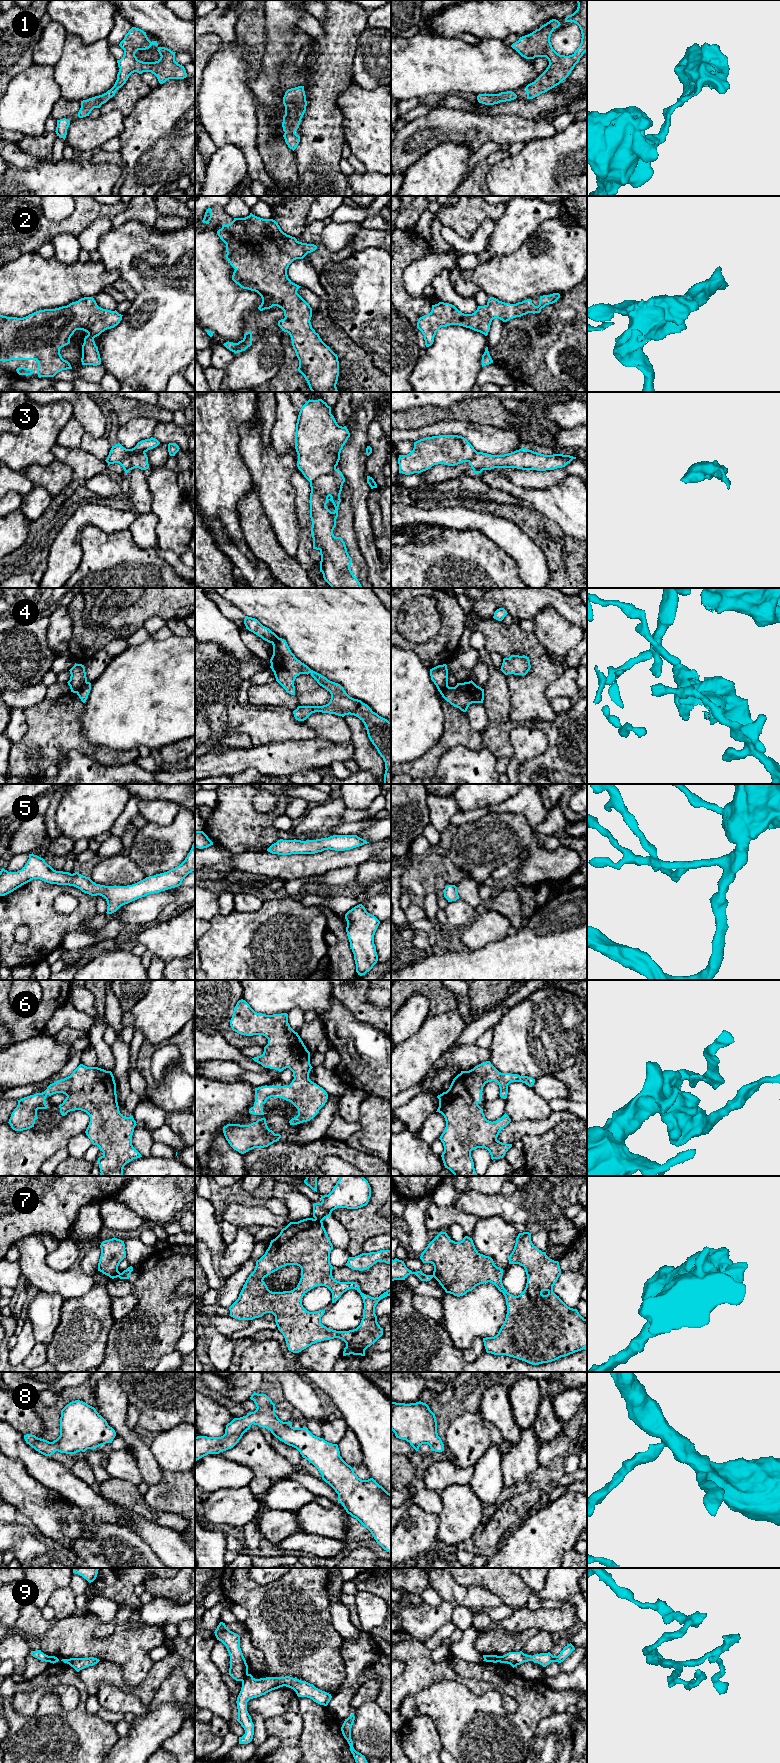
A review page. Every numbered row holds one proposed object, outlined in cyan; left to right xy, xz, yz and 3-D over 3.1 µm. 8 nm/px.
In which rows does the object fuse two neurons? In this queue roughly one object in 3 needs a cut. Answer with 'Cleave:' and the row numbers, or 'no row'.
Cleave: 3, 4, 7, 9

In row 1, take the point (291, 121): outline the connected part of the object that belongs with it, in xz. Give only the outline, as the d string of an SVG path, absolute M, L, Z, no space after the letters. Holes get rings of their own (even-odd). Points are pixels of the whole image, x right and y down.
M304 86L288 89L283 97L285 115L282 127L286 144L293 151L300 142L300 136L295 132L299 128L301 119L306 111L307 101Z

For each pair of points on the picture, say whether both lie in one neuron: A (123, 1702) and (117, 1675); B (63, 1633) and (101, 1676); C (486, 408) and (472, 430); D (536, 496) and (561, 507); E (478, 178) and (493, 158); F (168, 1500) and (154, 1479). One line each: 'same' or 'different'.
A: different
B: different
C: different
D: same
E: same
F: different

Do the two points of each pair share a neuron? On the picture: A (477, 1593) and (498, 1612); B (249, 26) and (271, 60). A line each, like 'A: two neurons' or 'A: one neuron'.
A: two neurons
B: two neurons

